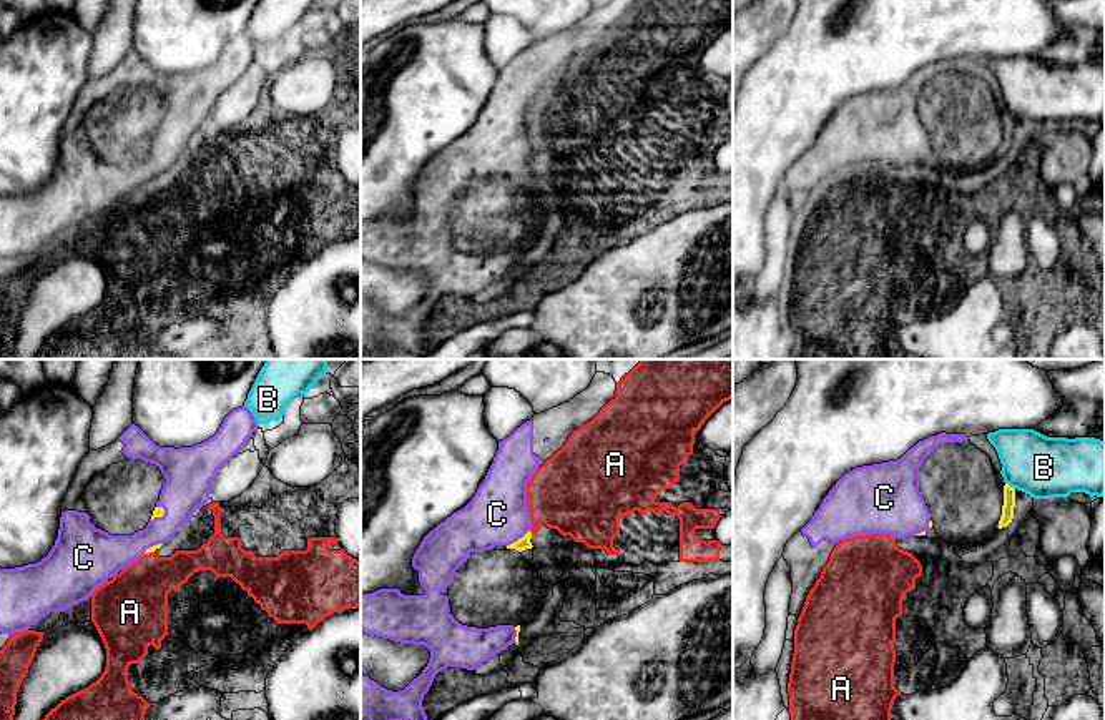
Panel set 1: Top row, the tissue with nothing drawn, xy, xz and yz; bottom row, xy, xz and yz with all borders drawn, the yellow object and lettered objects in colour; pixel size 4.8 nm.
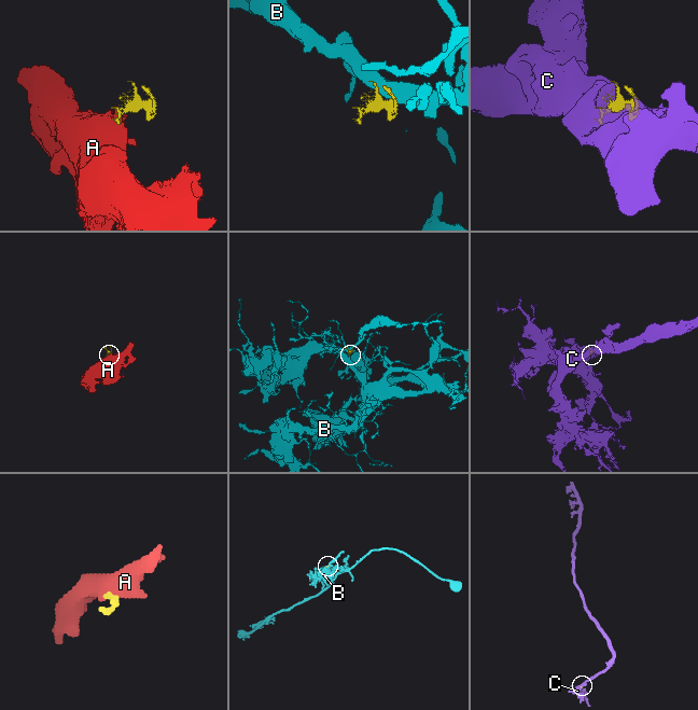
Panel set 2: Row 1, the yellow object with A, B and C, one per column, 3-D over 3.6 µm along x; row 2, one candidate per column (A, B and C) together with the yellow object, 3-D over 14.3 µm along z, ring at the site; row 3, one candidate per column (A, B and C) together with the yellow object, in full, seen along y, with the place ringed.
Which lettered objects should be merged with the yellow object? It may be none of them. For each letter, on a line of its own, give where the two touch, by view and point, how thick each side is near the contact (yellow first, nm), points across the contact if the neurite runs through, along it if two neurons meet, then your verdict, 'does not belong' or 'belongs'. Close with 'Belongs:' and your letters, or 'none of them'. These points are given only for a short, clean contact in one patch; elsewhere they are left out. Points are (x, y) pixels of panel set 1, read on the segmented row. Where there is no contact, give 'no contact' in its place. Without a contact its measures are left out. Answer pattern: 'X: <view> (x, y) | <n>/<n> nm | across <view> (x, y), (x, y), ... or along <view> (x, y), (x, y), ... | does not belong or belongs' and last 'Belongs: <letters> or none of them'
A: xz (530, 532) | 60/340 nm | along xz (529, 531), (532, 534) | does not belong
B: yz (1009, 486) | 60/300 nm | along yz (1006, 483), (1014, 489) | does not belong
C: xz (519, 539) | 60/300 nm | belongs
Belongs: C

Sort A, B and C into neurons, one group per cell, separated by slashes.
A / B / C

